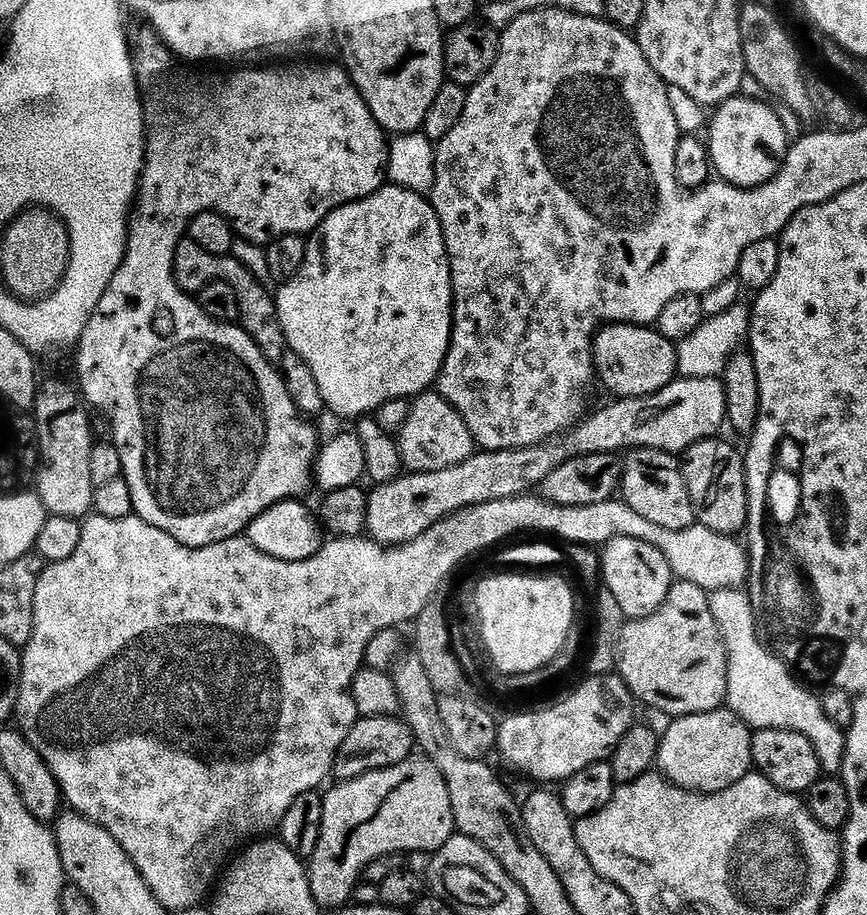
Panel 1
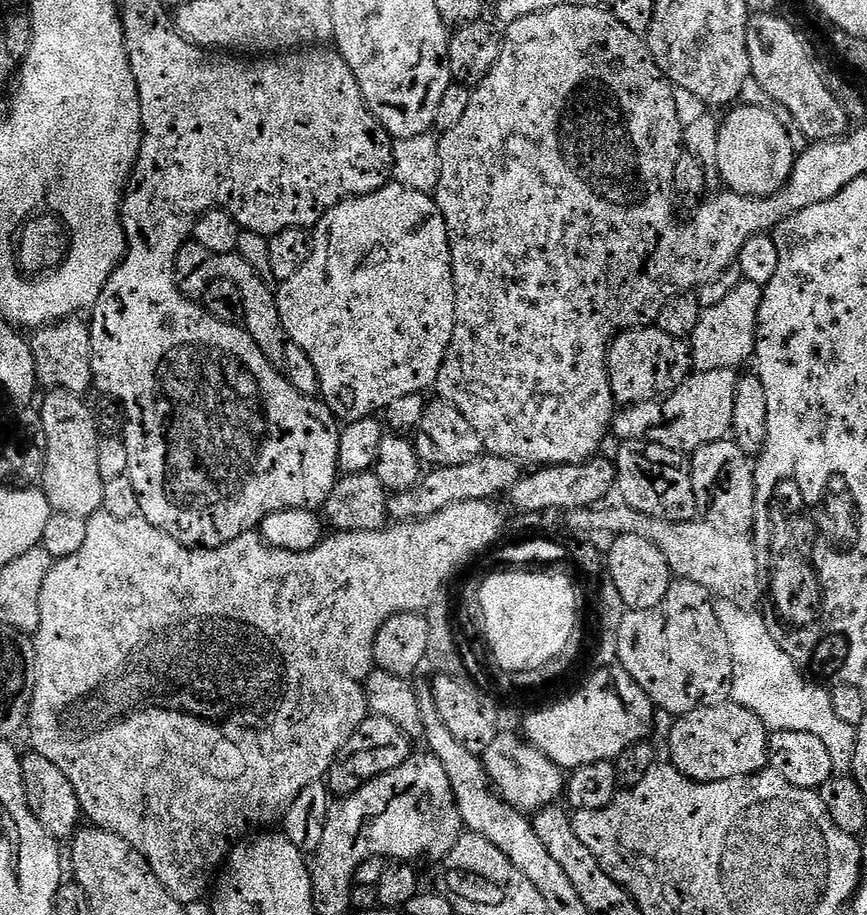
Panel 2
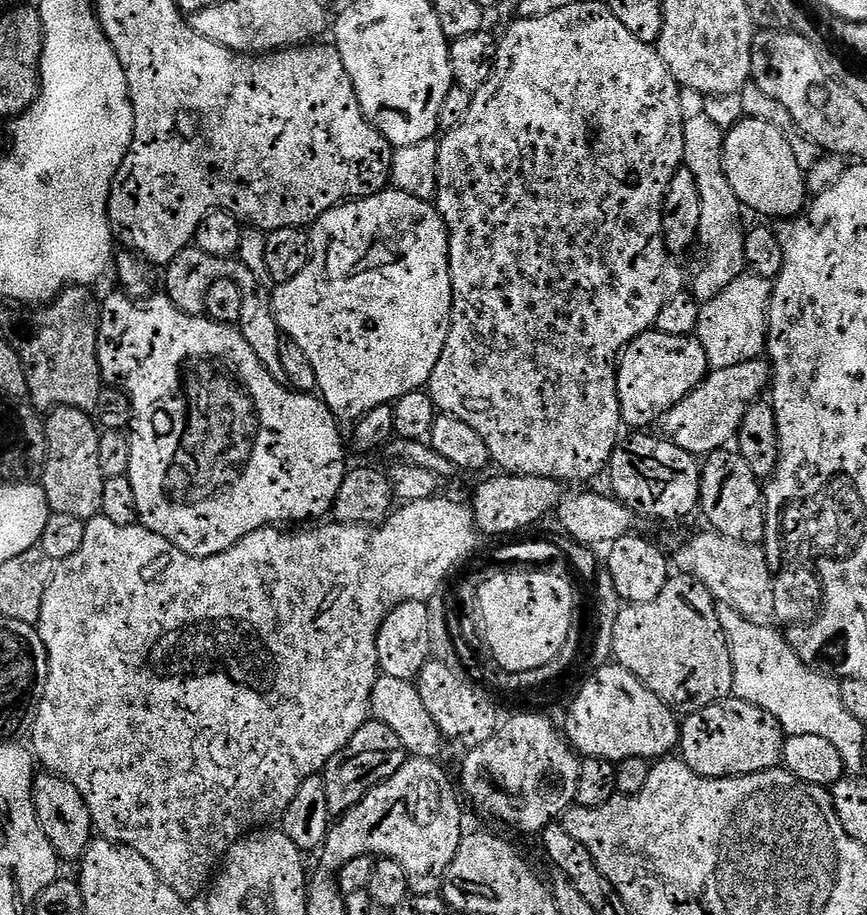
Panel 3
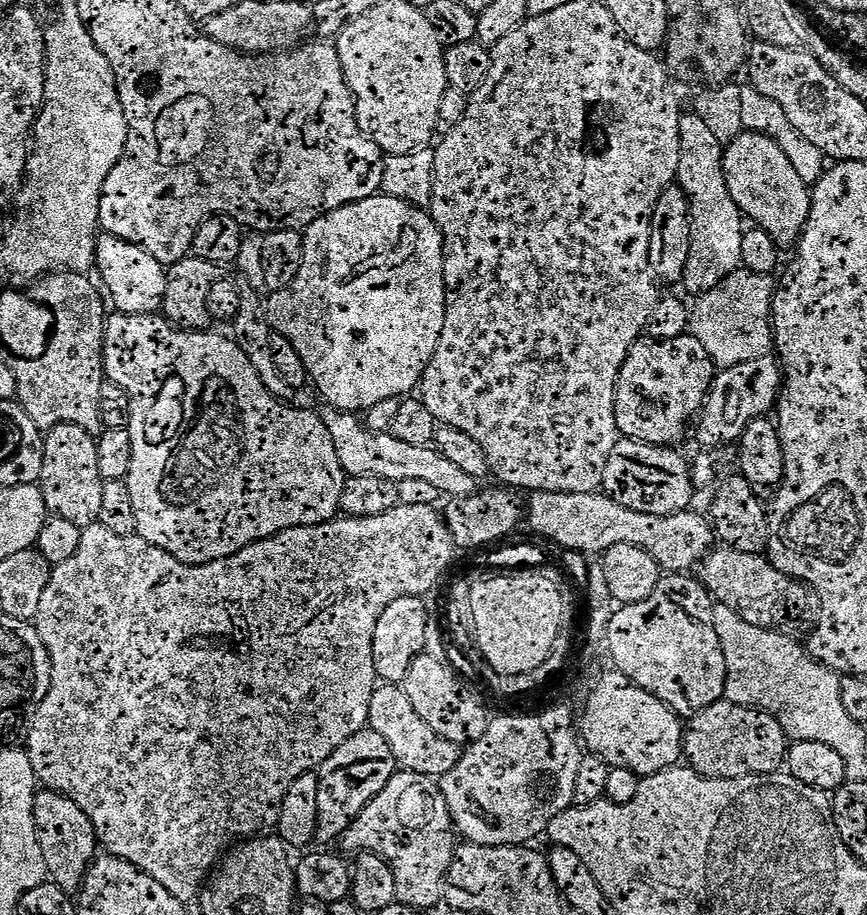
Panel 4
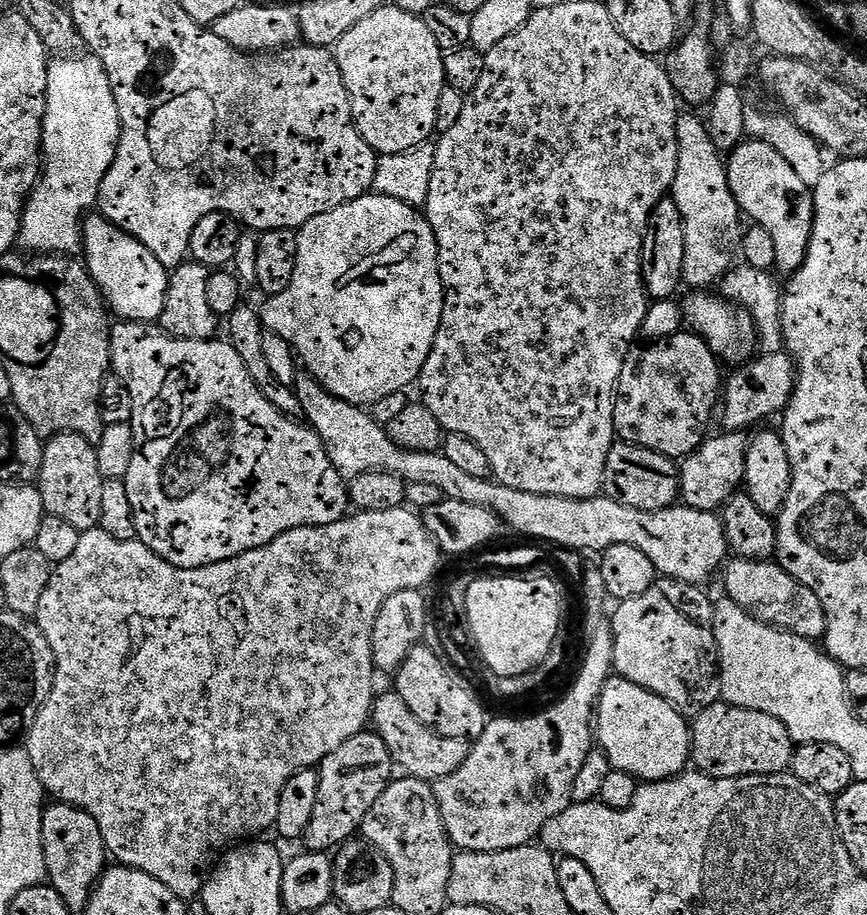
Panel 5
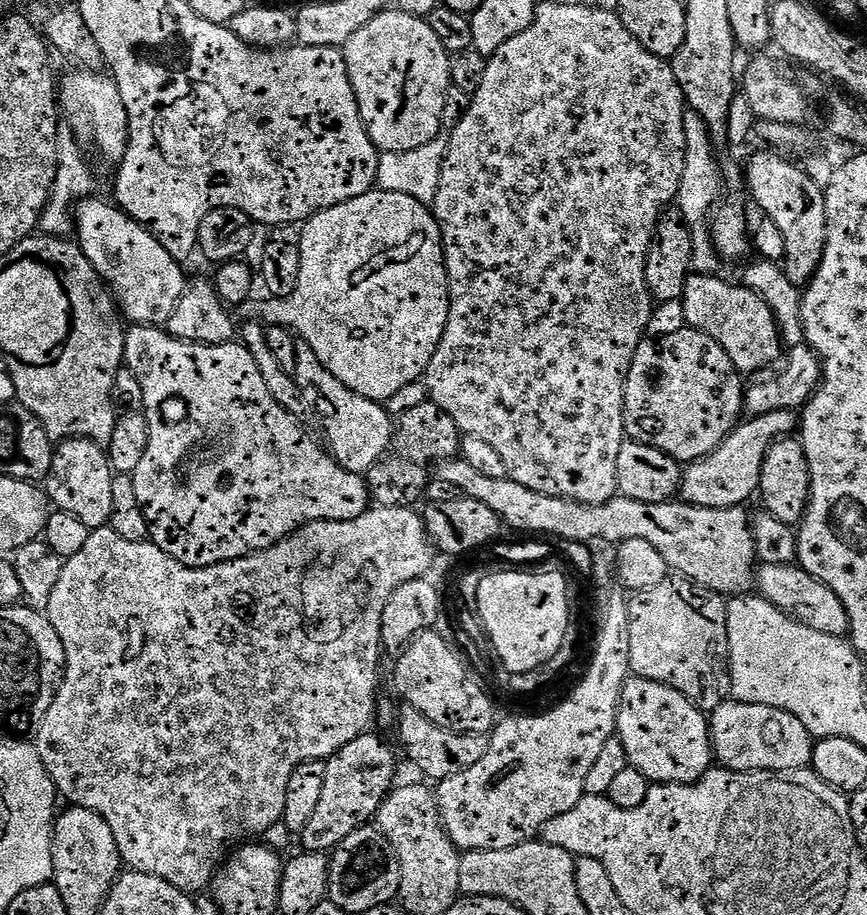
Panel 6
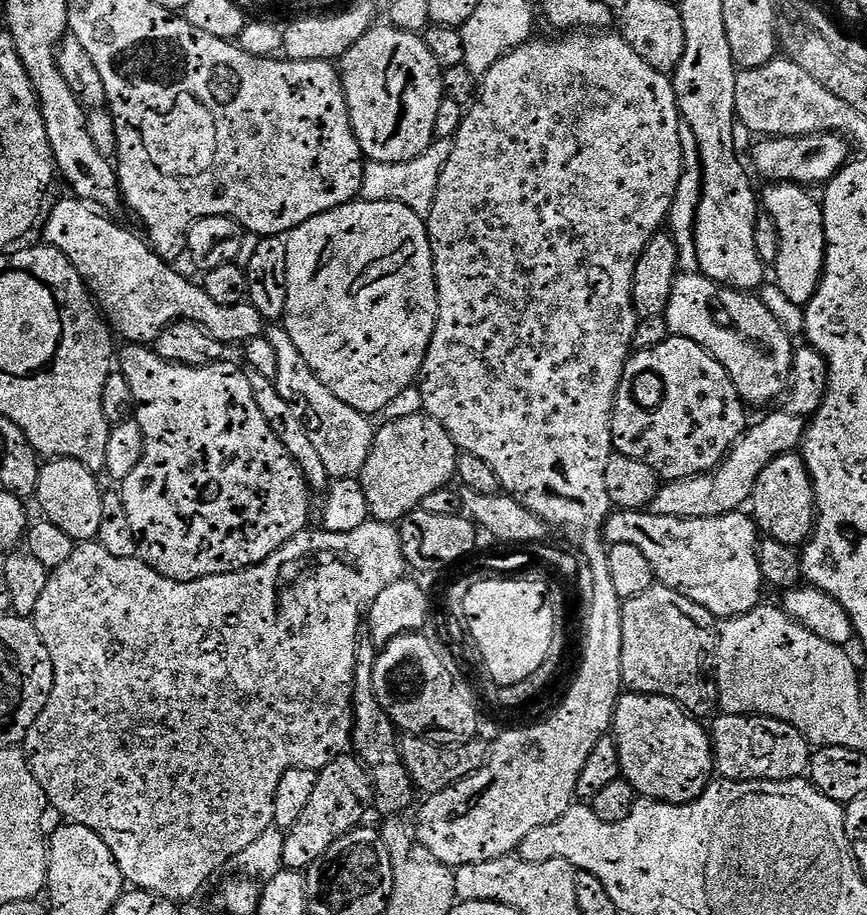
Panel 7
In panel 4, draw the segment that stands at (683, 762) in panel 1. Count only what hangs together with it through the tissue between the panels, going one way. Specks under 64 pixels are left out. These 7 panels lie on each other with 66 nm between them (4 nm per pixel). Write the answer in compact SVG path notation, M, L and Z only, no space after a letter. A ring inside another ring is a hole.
M727 699L695 713L684 730L683 759L701 776L733 780L743 776L772 776L785 767L790 741L774 717L759 708L730 704Z

